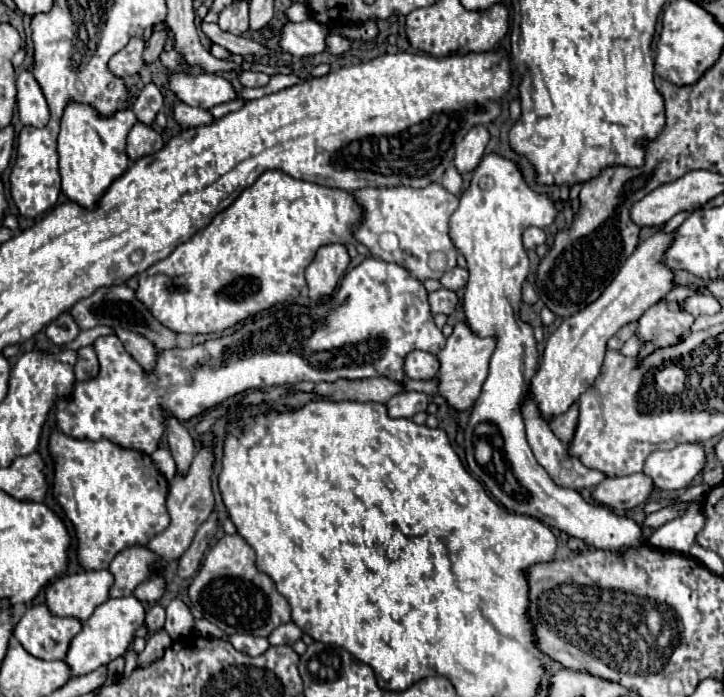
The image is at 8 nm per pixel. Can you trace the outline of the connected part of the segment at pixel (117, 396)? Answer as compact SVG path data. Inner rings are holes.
M370 257L344 275L340 289L326 303L310 303L308 307L284 305L268 317L252 319L232 335L212 339L190 349L164 351L158 355L156 369L150 375L142 371L142 367L132 359L116 335L96 339L94 349L100 359L100 375L90 381L76 383L70 399L56 403L56 423L64 435L74 439L98 441L104 437L120 447L152 453L158 449L164 435L162 409L168 409L180 421L186 421L194 415L200 415L204 409L216 407L222 401L248 389L276 387L298 381L336 381L340 377L390 377L392 381L402 381L404 359L410 351L420 349L436 355L444 345L446 337L434 323L428 305L428 291L424 285L414 275L410 275L406 267Z

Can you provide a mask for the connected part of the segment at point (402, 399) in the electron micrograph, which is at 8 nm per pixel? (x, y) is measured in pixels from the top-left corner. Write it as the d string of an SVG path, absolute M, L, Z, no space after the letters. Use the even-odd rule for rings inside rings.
M402 391L386 403L388 415L392 419L412 417L418 411L426 411L426 407L428 407L428 397L424 393L418 393L418 391Z

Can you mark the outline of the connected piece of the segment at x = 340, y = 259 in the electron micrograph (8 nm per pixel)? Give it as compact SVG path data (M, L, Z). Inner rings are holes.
M324 245L316 253L314 263L306 269L308 297L312 301L320 301L334 293L340 277L344 275L350 263L348 251L344 245Z

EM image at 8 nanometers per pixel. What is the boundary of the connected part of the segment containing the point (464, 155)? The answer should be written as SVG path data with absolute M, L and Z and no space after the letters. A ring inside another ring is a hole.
M478 125L462 139L462 143L458 143L456 157L454 157L454 167L458 169L460 175L470 173L478 167L478 163L484 155L484 149L488 145L488 139L490 139L488 129L484 125Z

